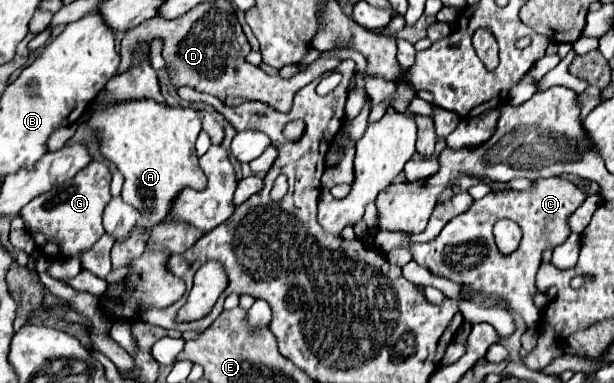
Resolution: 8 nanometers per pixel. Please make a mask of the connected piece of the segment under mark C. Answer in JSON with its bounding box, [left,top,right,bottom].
[411,177,585,329]

